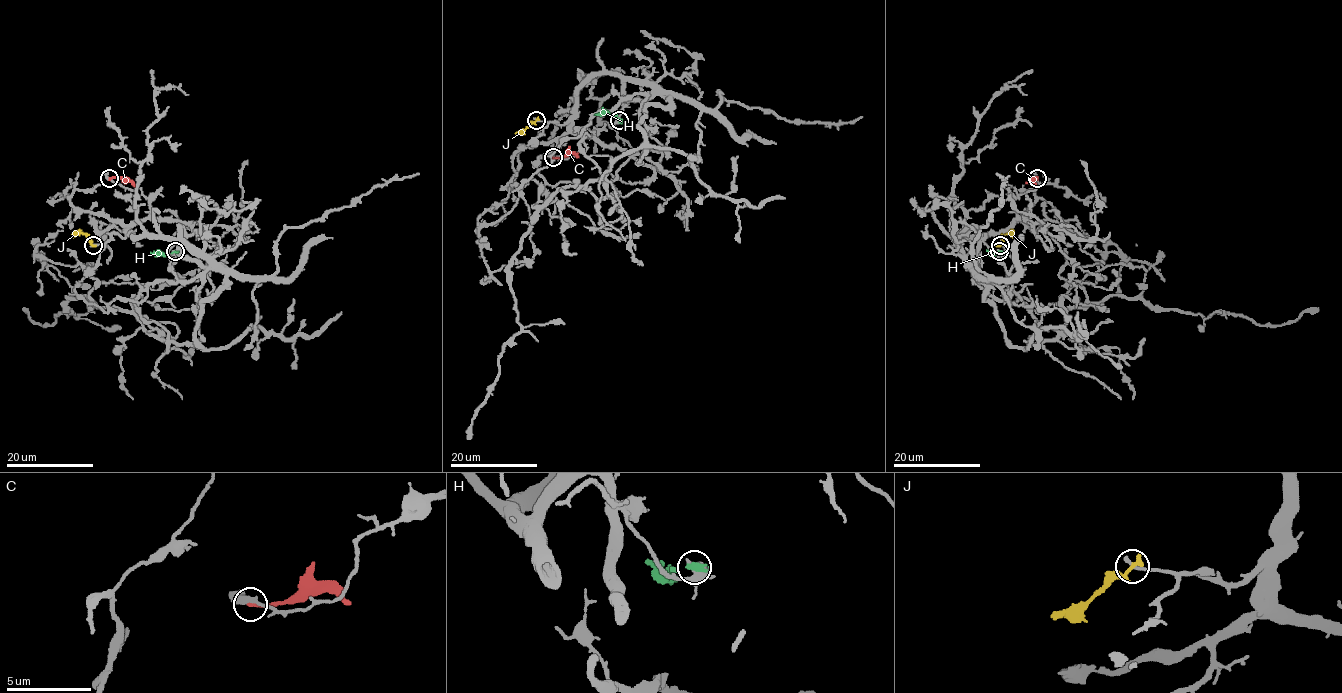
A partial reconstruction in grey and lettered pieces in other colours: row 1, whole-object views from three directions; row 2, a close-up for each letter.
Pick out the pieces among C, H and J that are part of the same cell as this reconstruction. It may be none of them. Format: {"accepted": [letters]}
{"accepted": []}

